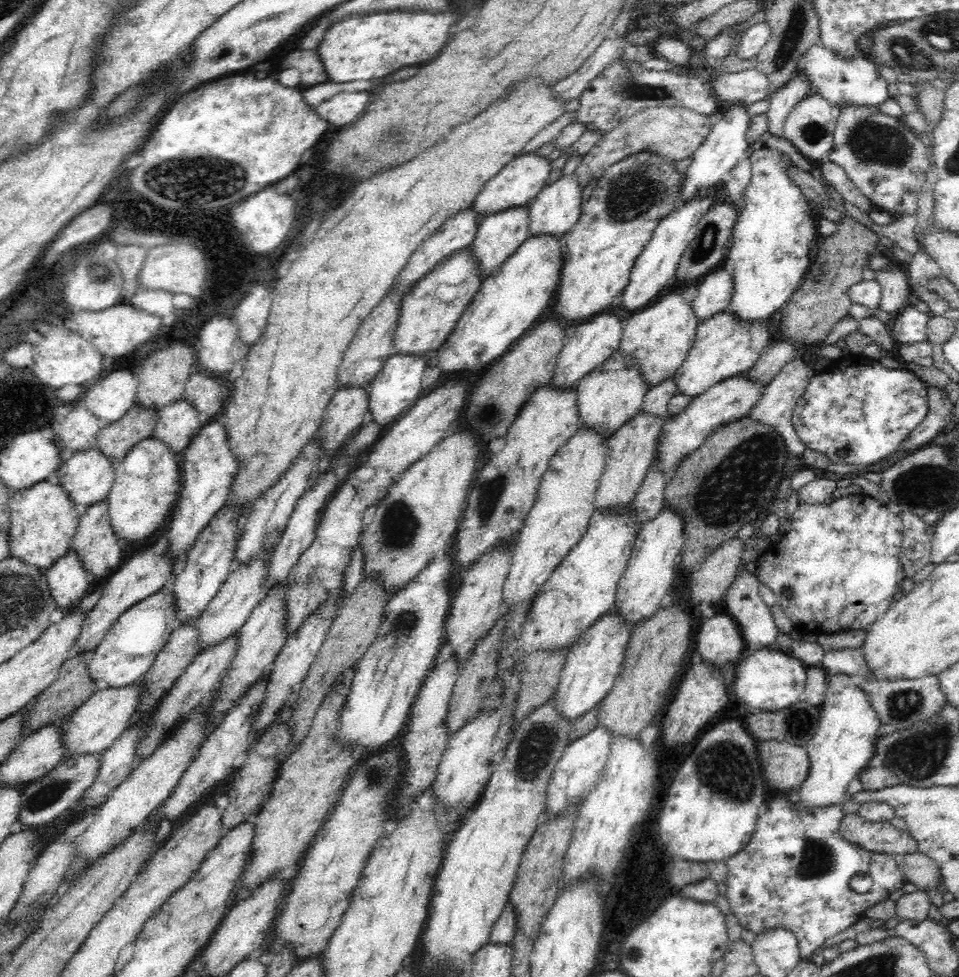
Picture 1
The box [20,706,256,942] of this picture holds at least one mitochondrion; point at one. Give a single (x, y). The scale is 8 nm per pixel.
(53, 790)

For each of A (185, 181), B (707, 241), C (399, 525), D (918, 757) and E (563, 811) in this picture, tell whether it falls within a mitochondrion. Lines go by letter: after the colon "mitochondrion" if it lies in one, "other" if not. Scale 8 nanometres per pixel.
A: mitochondrion
B: mitochondrion
C: mitochondrion
D: mitochondrion
E: other

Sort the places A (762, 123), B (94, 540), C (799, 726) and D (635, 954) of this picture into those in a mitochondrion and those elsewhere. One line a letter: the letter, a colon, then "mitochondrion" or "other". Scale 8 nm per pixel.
A: other
B: other
C: mitochondrion
D: mitochondrion

